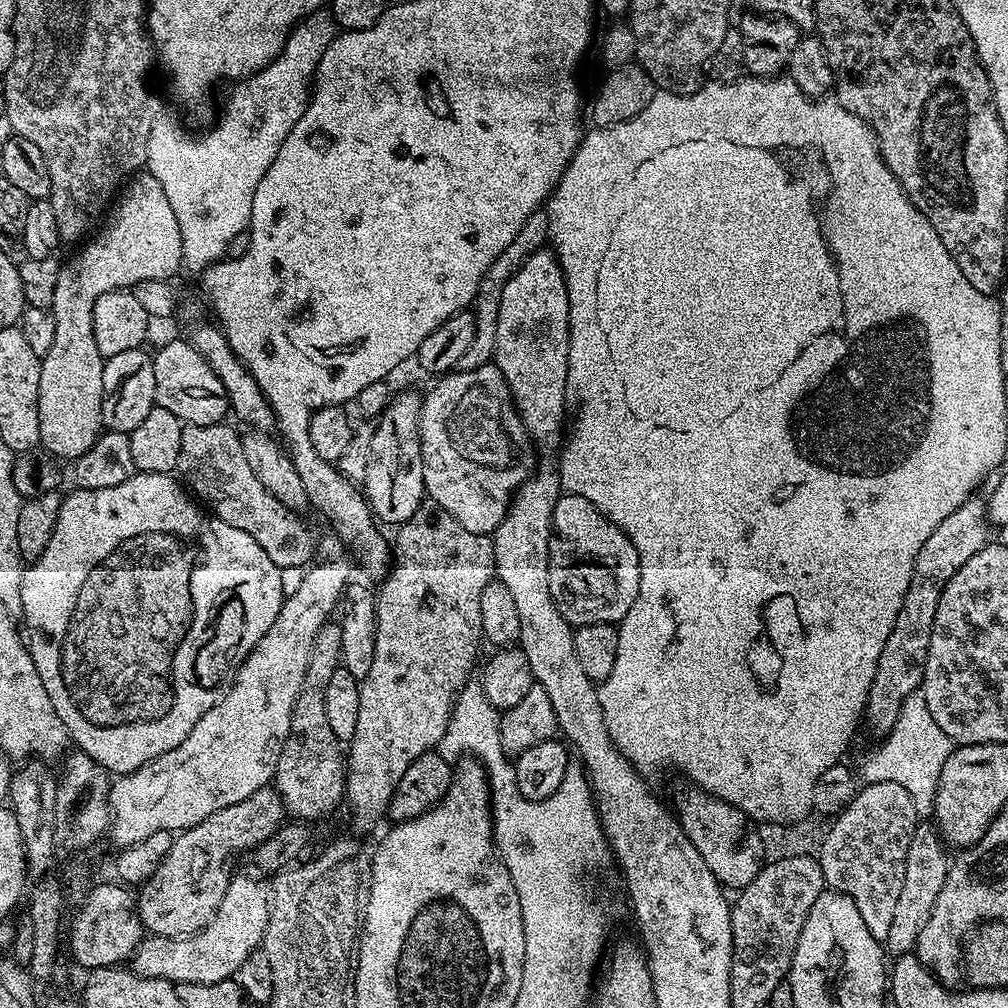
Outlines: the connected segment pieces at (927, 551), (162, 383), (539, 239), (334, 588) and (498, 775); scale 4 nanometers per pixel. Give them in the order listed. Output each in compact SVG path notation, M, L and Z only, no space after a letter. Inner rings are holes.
M971 496L966 502L944 519L922 542L922 550L918 550L918 558L914 562L914 570L910 578L910 586L906 590L906 598L902 598L902 610L898 610L898 618L894 618L894 630L890 630L890 638L886 638L886 646L882 646L882 654L874 670L874 682L870 682L868 700L864 703L863 719L866 728L877 732L883 738L898 720L900 707L912 692L921 691L926 670L926 658L930 654L930 634L934 626L934 610L938 610L938 598L942 598L942 590L964 563L978 550L989 543L990 525L987 517L987 505L983 499Z
M187 339L172 340L152 356L154 362L154 394L156 407L170 410L185 425L210 426L221 423L229 415L228 395L214 370L194 350Z
M541 210L530 214L530 218L526 218L526 222L522 222L522 230L518 230L518 234L514 234L514 242L510 242L510 246L506 246L506 250L502 250L502 254L498 254L498 258L494 258L490 270L486 270L486 278L482 278L482 282L478 286L478 294L474 301L476 313L474 342L470 342L466 354L462 354L458 365L459 371L474 370L478 366L493 363L498 342L498 306L502 302L502 290L508 279L522 266L522 262L526 262L526 258L530 258L530 254L534 254L548 243L548 213Z
M328 560L325 564L315 564L307 569L309 572L301 578L300 585L285 595L274 626L266 630L264 637L252 647L251 654L240 663L220 701L206 710L206 714L202 714L198 722L194 722L194 730L186 734L179 746L154 758L146 766L117 775L112 780L112 789L108 792L108 807L111 808L114 819L106 836L109 841L112 839L117 844L117 849L132 847L159 831L179 834L185 828L198 826L198 822L210 818L210 814L218 814L218 810L234 806L234 802L242 802L259 788L267 788L273 783L282 746L290 734L290 718L294 702L298 698L298 690L302 686L302 678L306 674L306 662L310 662L314 638L320 627L329 623L331 616L328 615L337 611L344 588L350 581L348 564L344 560Z
M469 679L463 690L456 693L456 705L452 708L450 722L446 726L446 734L442 734L438 745L439 754L443 760L456 762L471 754L475 759L479 760L485 770L488 771L488 782L492 790L492 818L498 818L498 838L500 836L500 808L532 808L532 800L526 799L518 790L515 767L510 763L510 757L502 746L500 717L501 713L493 707L492 703L486 698L479 679Z

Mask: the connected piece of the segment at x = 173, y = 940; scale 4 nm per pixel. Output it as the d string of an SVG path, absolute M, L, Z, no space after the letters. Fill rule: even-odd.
M233 875L214 918L204 931L192 936L145 935L130 957L131 971L146 978L170 980L175 985L213 984L233 979L242 962L263 945L269 895L270 888L265 881L263 884L252 876Z

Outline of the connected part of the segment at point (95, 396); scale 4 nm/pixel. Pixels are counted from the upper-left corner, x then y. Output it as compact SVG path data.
M146 170L141 171L123 189L123 192L111 209L112 217L110 217L111 212L107 217L108 225L104 229L101 227L83 245L85 248L69 264L65 263L61 267L58 274L58 286L54 286L54 302L50 309L54 318L54 342L50 346L50 350L46 350L46 354L40 362L36 405L38 406L40 444L43 451L53 458L65 460L64 462L71 462L77 456L86 454L86 450L90 450L90 446L102 431L100 419L102 414L102 370L106 357L101 354L98 346L94 343L92 326L94 302L98 302L98 298L102 298L102 294L112 292L115 288L131 289L133 284L142 279L168 280L184 264L182 234L178 230L178 218L174 218L174 210L170 207L170 201L162 191L158 178L154 178Z

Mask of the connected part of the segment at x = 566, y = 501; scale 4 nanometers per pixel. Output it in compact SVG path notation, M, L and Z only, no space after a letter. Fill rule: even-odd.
M561 495L552 515L550 594L558 614L573 629L591 624L619 625L638 598L640 563L634 542L581 496Z

